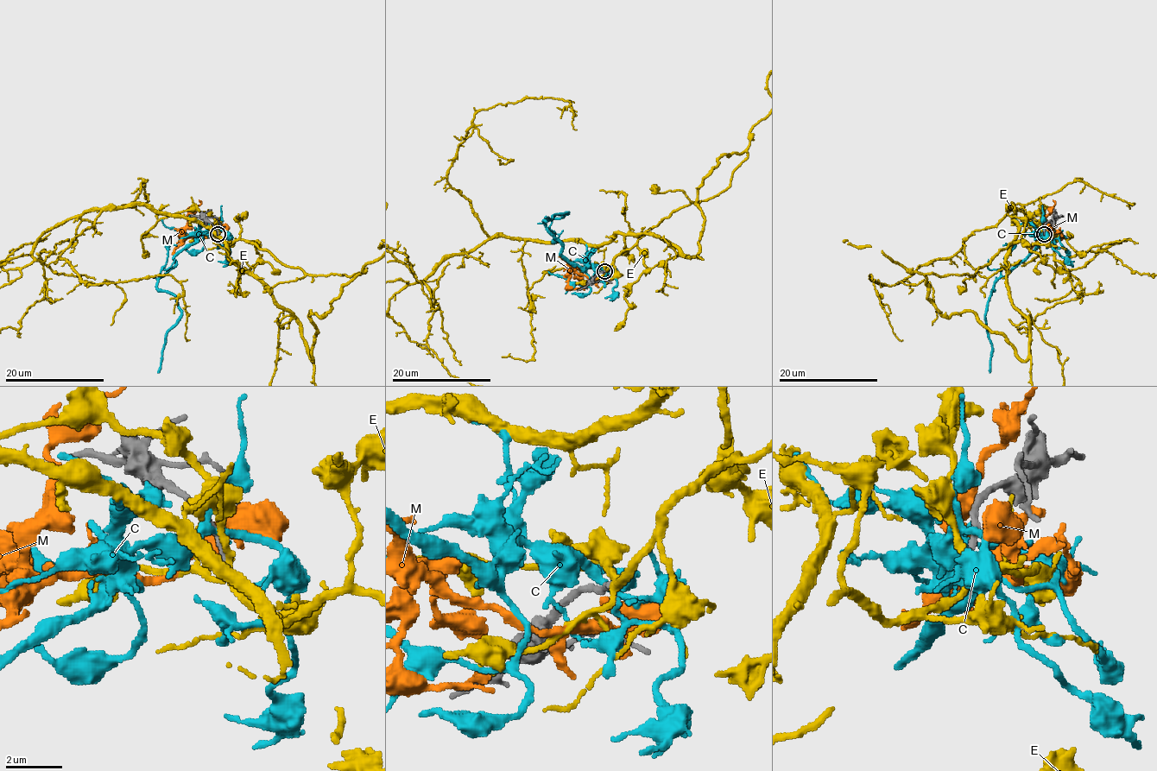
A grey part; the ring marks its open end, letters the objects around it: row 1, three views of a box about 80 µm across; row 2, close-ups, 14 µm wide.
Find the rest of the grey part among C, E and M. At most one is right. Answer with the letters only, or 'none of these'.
none of these

